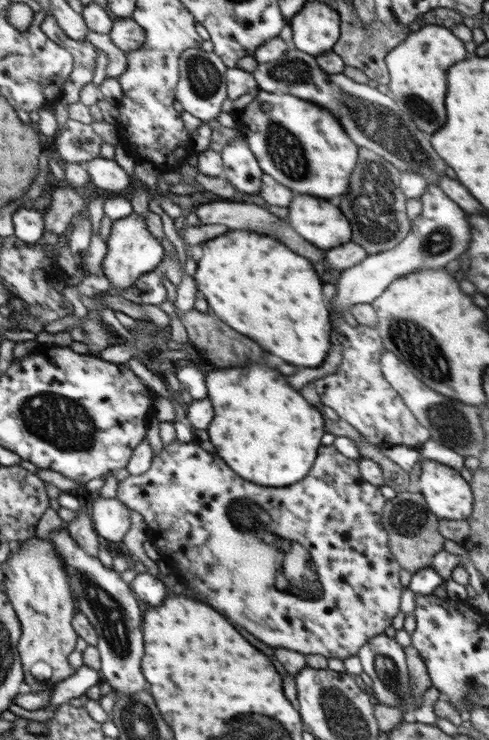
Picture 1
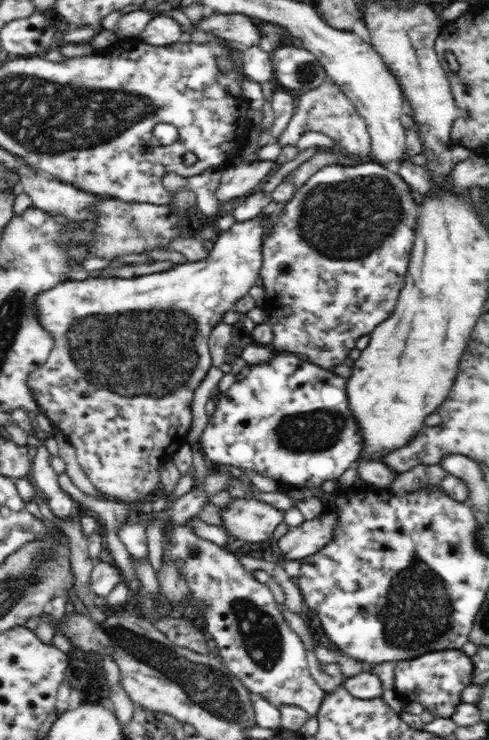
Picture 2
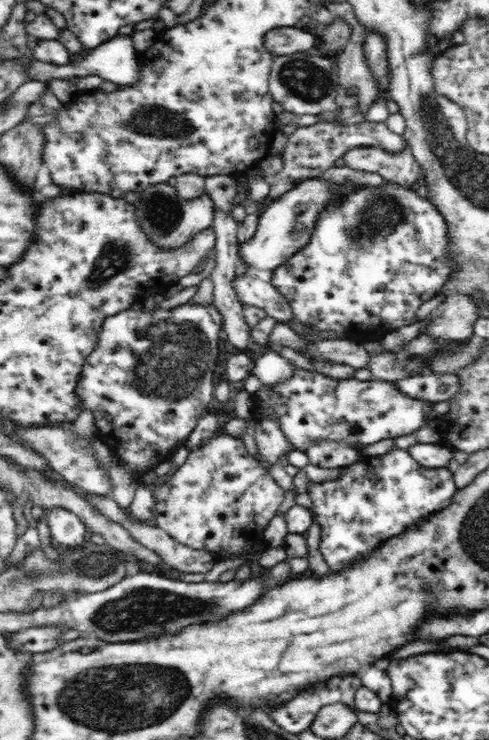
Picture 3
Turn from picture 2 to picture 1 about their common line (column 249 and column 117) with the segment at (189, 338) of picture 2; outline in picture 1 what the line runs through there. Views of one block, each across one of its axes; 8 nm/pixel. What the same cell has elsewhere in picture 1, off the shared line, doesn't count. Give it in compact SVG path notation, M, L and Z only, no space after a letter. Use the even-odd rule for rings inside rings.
M133 211L127 218L116 220L113 223L108 241L106 241L107 253L101 267L110 281L111 288L126 290L136 282L138 277L159 268L164 260L164 250L161 242L150 233L145 219L140 214Z

